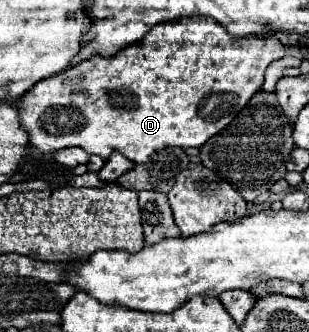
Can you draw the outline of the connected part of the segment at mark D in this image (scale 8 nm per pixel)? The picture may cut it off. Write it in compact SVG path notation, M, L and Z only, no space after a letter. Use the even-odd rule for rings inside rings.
M178 17L178 21L154 25L142 41L122 49L116 57L92 57L82 65L40 81L18 99L16 109L30 137L30 145L42 153L54 153L62 147L82 147L104 161L112 151L120 151L134 163L146 163L152 153L166 147L202 147L248 105L250 97L264 83L266 67L282 57L284 45L274 33L266 37L250 35L232 39L226 29L210 17Z

